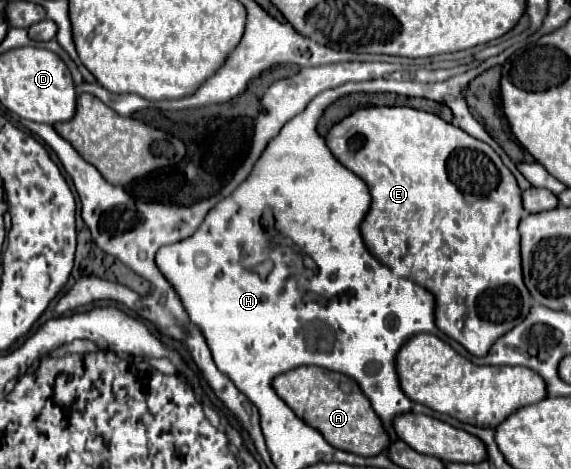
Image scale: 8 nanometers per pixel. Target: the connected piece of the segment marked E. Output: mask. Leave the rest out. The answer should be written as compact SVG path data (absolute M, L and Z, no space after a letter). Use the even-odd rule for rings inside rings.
M366 107L366 109L358 109L354 111L350 117L342 119L340 123L336 123L330 129L330 135L326 135L326 139L330 137L330 151L332 155L342 161L344 167L348 167L350 171L354 171L360 179L366 181L370 195L372 195L372 205L368 215L364 217L364 223L360 227L364 243L368 247L368 251L382 261L384 265L402 259L402 263L406 265L408 273L414 277L416 283L420 283L422 287L426 287L430 293L434 293L436 297L436 325L440 331L444 331L448 337L456 339L460 345L464 345L468 349L468 353L476 355L476 357L484 357L488 355L492 343L496 339L500 339L504 333L508 333L510 329L514 329L516 323L524 321L530 313L532 307L532 297L524 285L524 277L522 277L522 257L520 257L520 233L518 233L518 223L524 215L524 207L522 207L522 191L514 179L514 175L510 173L510 169L502 163L500 155L486 145L484 141L474 139L472 135L468 135L466 131L462 131L460 127L446 123L442 117L434 115L434 113L426 113L426 111L418 111L412 107Z

